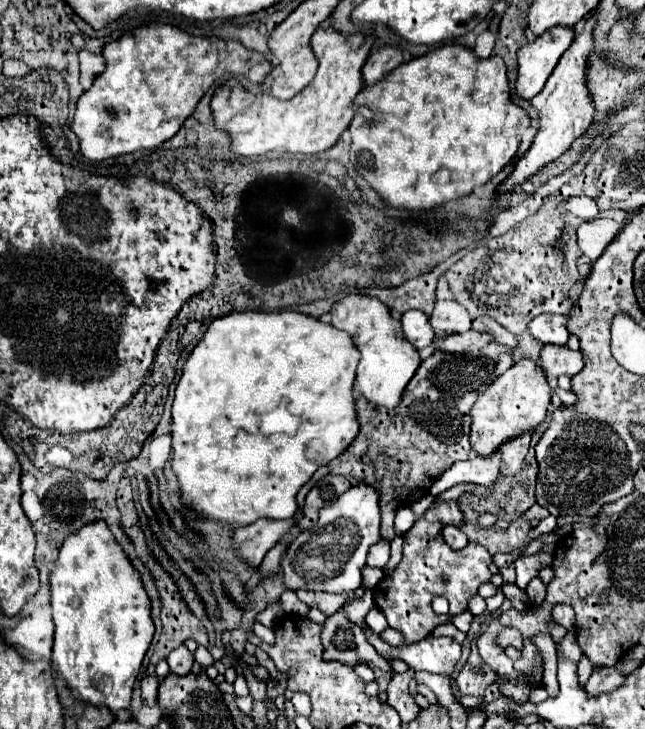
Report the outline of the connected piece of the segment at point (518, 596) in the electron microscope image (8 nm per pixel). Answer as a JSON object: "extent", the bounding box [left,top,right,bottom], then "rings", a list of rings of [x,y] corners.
{"extent":[502,584,529,611],"rings":[[[503,584],[502,591],[515,609],[519,611],[526,611],[528,609],[529,598],[525,590],[520,589],[516,584]]]}

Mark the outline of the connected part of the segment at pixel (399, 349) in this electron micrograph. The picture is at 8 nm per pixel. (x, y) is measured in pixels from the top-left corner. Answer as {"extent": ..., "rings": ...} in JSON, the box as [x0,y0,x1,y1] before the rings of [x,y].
{"extent":[331,294,421,408],"rings":[[[349,294],[343,300],[335,302],[331,316],[331,324],[339,330],[345,330],[361,352],[355,378],[357,396],[365,396],[369,402],[385,408],[395,408],[401,402],[401,394],[407,382],[421,364],[417,348],[411,346],[407,338],[403,338],[401,320],[393,318],[391,310],[387,310],[383,302],[365,294]]]}

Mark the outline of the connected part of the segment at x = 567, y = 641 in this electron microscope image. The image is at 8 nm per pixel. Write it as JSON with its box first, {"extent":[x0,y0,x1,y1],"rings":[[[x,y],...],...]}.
{"extent":[556,631,582,664],"rings":[[[568,631],[565,638],[556,645],[557,656],[563,656],[568,660],[574,661],[576,664],[579,662],[582,657],[582,649],[576,640],[576,632]]]}

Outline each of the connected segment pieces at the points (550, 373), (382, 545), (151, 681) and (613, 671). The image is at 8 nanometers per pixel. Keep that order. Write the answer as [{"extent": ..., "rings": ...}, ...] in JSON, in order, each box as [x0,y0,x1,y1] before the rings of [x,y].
[{"extent":[541,344,583,378],"rings":[[[545,344],[541,350],[541,366],[547,378],[559,378],[561,374],[575,376],[583,370],[583,356],[579,350],[569,350],[567,346]]]},{"extent":[367,540,389,568],"rings":[[[379,540],[377,544],[371,546],[369,556],[367,556],[367,566],[375,566],[375,568],[383,568],[389,560],[389,542],[387,540]]]},{"extent":[141,676,159,706],"rings":[[[145,676],[141,680],[141,700],[143,700],[143,704],[147,704],[147,706],[157,704],[157,688],[159,688],[157,676]]]},{"extent":[585,666,625,696],"rings":[[[615,666],[613,668],[595,668],[585,684],[585,690],[599,696],[603,692],[611,692],[611,690],[619,688],[623,684],[623,680],[625,680],[625,674],[621,674]]]}]

